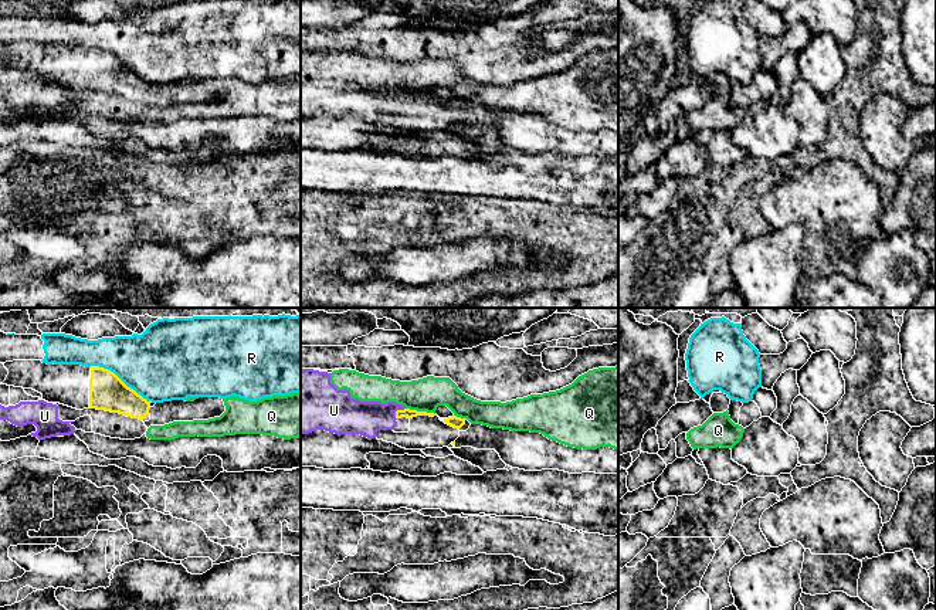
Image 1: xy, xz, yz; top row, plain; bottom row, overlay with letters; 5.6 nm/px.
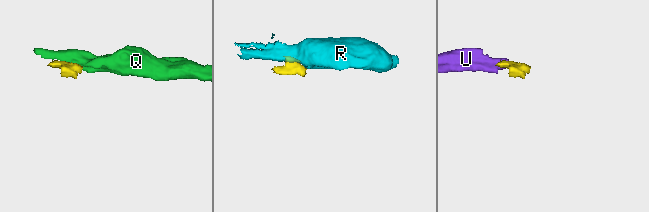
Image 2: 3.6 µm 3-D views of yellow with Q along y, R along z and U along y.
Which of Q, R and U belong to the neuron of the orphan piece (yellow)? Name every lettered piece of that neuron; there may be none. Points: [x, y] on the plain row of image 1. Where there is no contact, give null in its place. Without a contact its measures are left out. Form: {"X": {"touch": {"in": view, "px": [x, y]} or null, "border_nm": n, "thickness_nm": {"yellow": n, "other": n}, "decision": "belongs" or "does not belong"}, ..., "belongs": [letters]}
{"Q": {"touch": {"in": "xz", "px": [420, 94]}, "border_nm": 170, "thickness_nm": {"yellow": 50, "other": 190}, "decision": "does not belong"}, "R": {"touch": {"in": "xy", "px": [122, 64]}, "border_nm": 360, "thickness_nm": {"yellow": 200, "other": 420}, "decision": "does not belong"}, "U": {"touch": {"in": "xz", "px": [396, 94]}, "border_nm": 90, "thickness_nm": {"yellow": 50, "other": 200}, "decision": "does not belong"}, "belongs": []}

